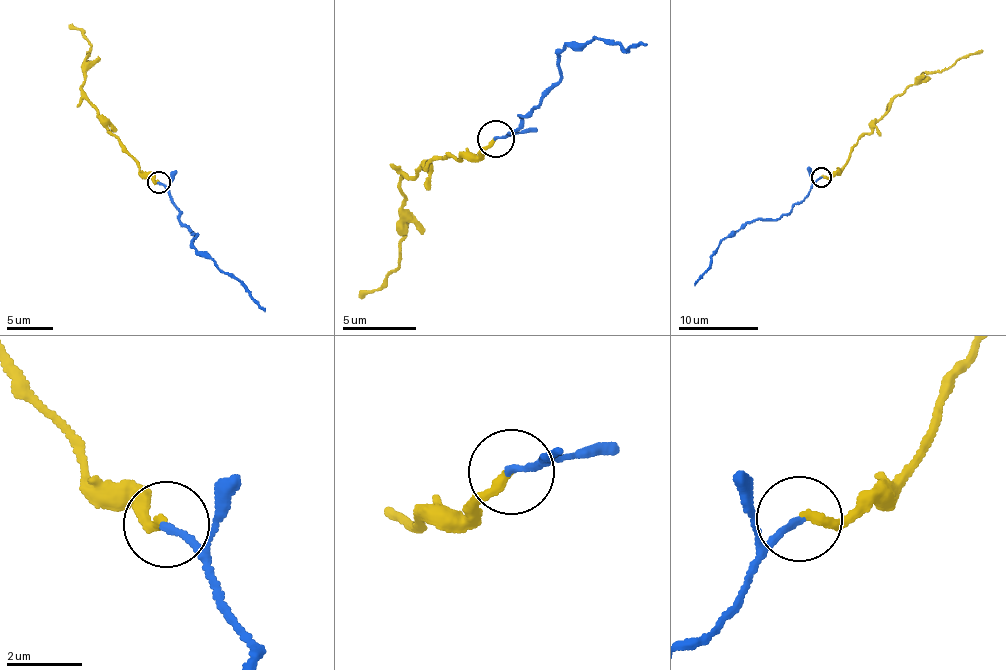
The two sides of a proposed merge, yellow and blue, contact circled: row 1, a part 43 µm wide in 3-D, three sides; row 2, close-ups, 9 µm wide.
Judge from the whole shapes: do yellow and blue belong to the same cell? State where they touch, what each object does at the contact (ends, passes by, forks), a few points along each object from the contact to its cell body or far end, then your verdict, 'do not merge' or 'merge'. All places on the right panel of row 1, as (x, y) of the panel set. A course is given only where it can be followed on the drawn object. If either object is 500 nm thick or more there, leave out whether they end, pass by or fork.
place (821, 177); yellow ends; blue ends; course yellow (821, 177), (840, 169), (858, 139), (885, 115), (890, 102), (930, 72), (947, 69), (965, 56), (983, 51); course blue (821, 177), (804, 199), (786, 214), (751, 221), (729, 234), (713, 251), (707, 271), (694, 286); do not merge

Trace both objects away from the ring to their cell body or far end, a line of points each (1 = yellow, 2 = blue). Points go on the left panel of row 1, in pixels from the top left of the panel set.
1: (158, 182), (149, 173), (141, 173), (83, 95), (80, 87), (91, 48), (71, 25)
2: (158, 182), (180, 218), (197, 235), (192, 238), (198, 254), (210, 255), (221, 270), (231, 273), (264, 312)

